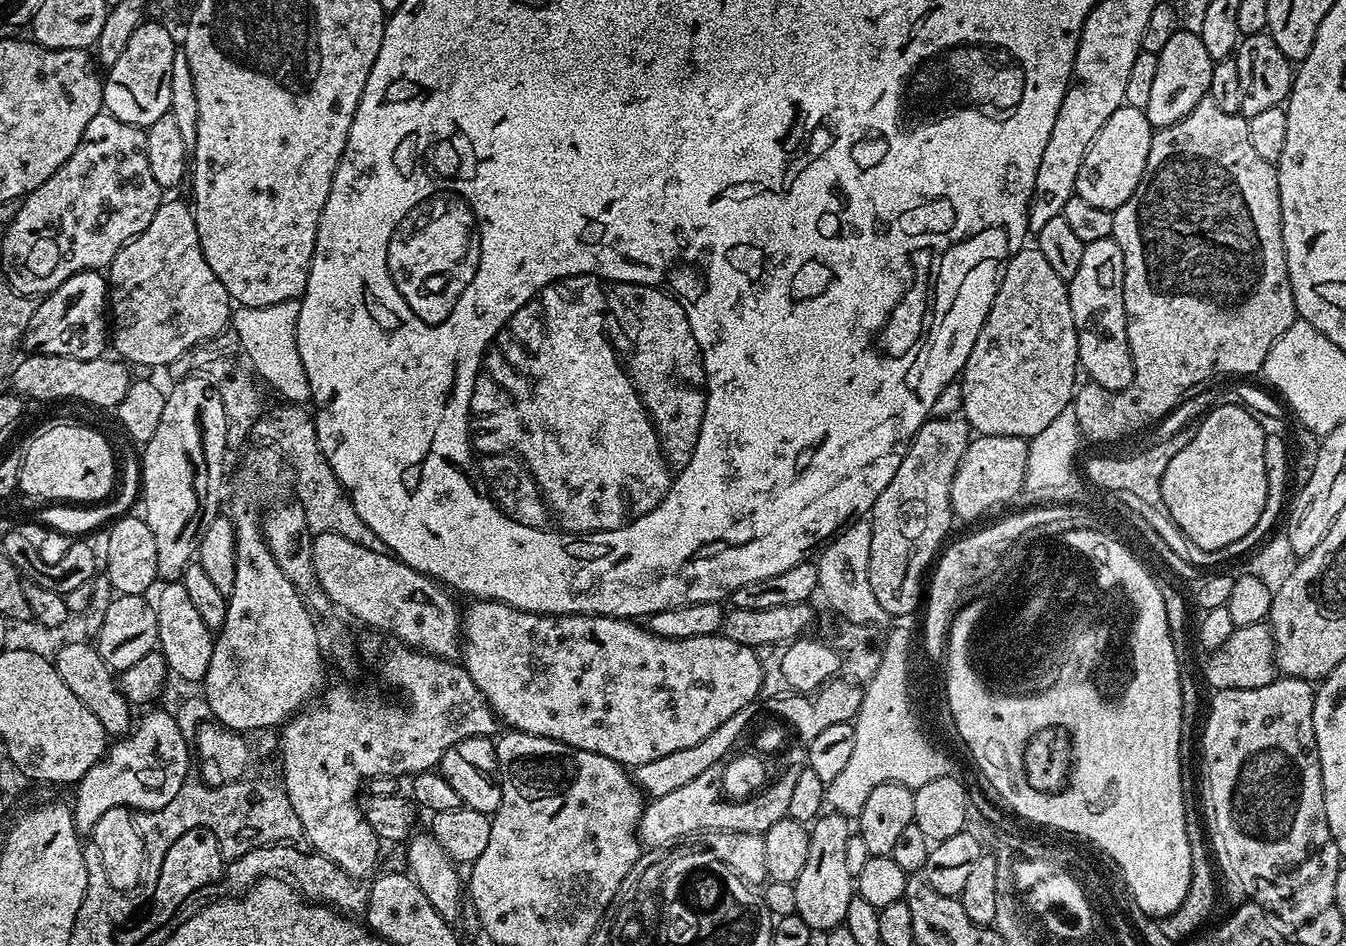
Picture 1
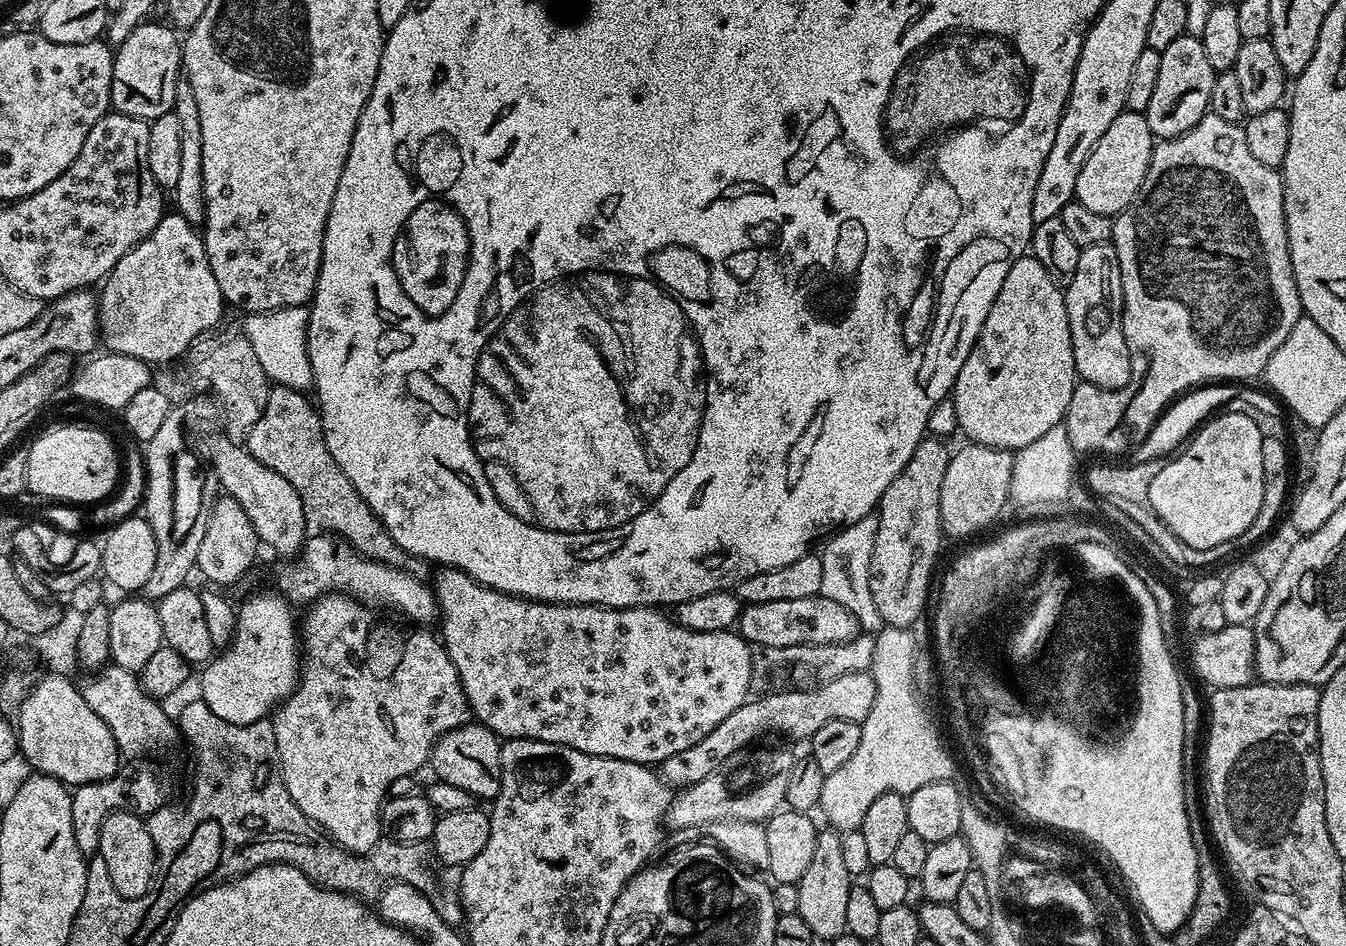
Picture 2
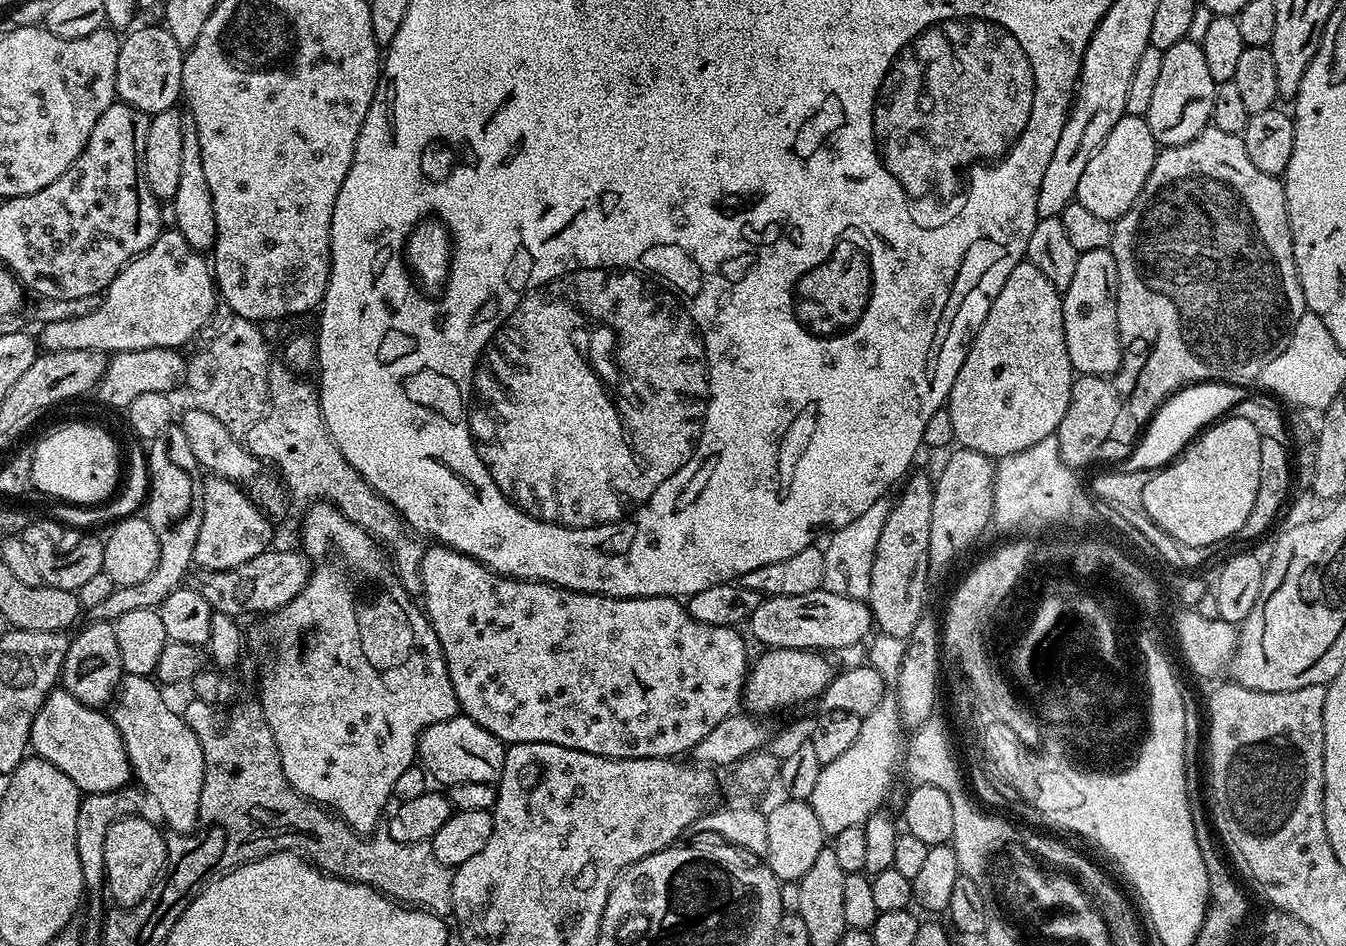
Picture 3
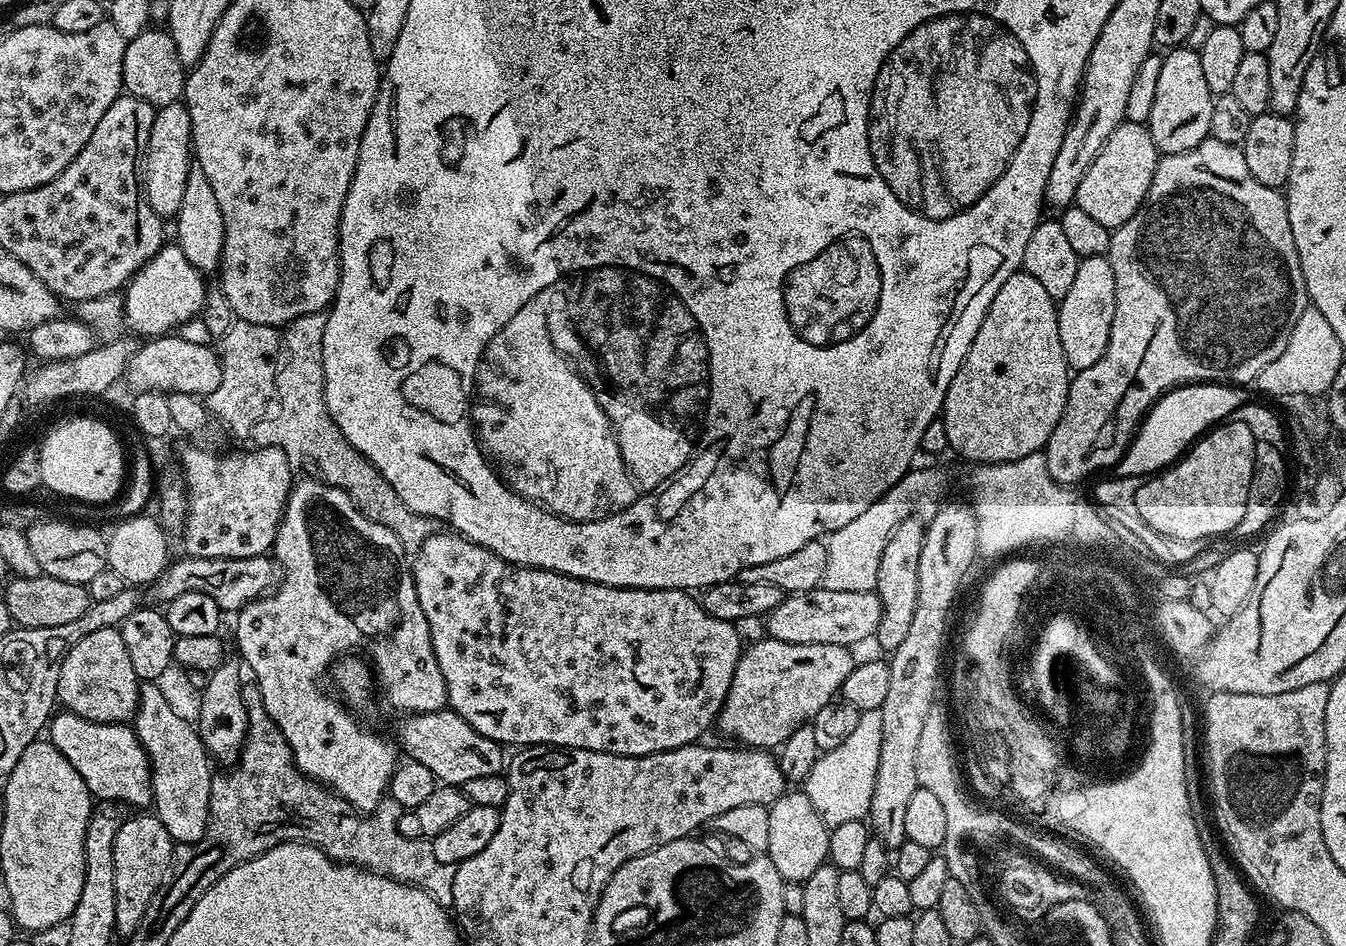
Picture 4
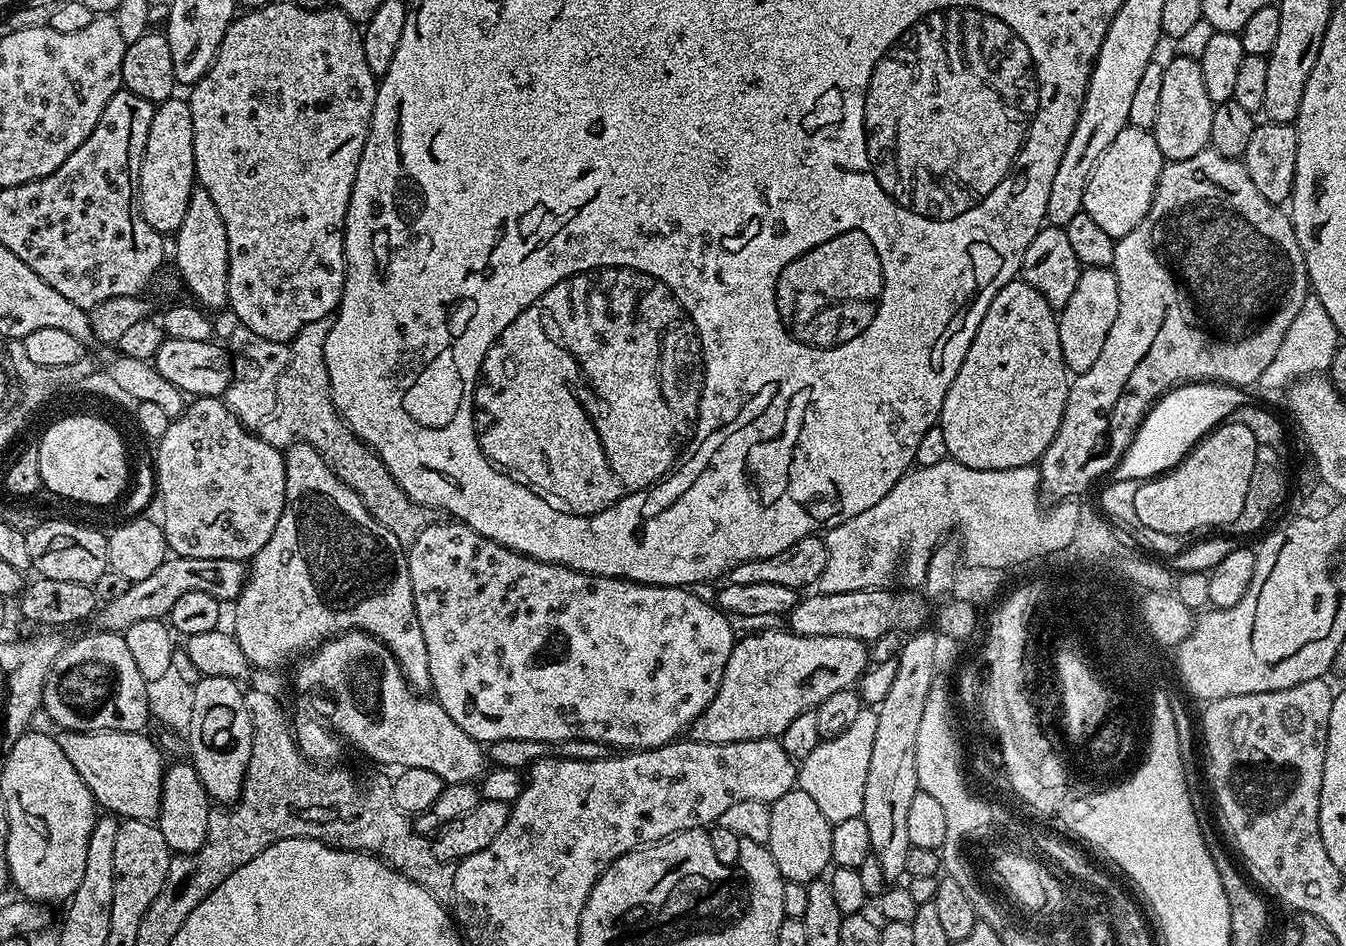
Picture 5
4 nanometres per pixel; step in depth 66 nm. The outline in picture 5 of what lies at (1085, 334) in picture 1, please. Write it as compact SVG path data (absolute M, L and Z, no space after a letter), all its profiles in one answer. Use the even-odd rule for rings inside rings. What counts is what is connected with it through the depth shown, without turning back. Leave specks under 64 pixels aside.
M1084 268L1078 278L1078 286L1074 286L1074 294L1070 294L1070 302L1066 302L1066 306L1059 309L1058 312L1058 338L1062 342L1062 358L1064 359L1064 365L1068 367L1069 373L1079 374L1090 370L1090 366L1094 366L1094 361L1097 360L1098 353L1106 342L1106 334L1110 334L1110 326L1114 326L1114 318L1118 318L1118 278L1112 273L1111 268Z

